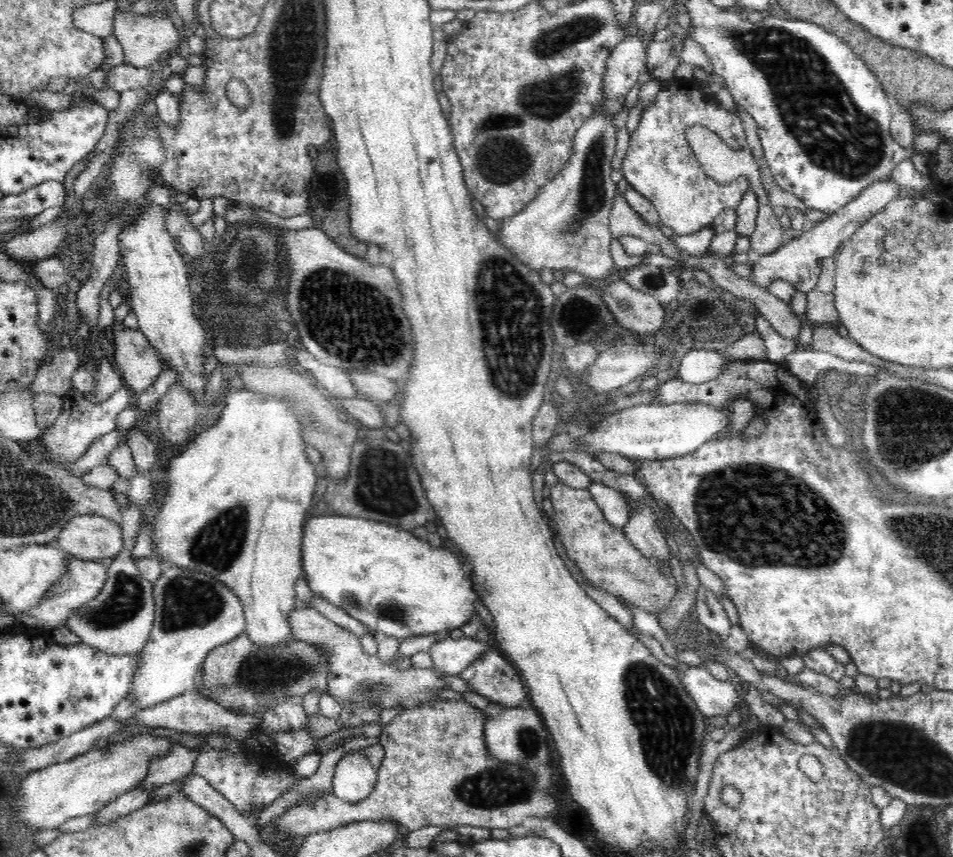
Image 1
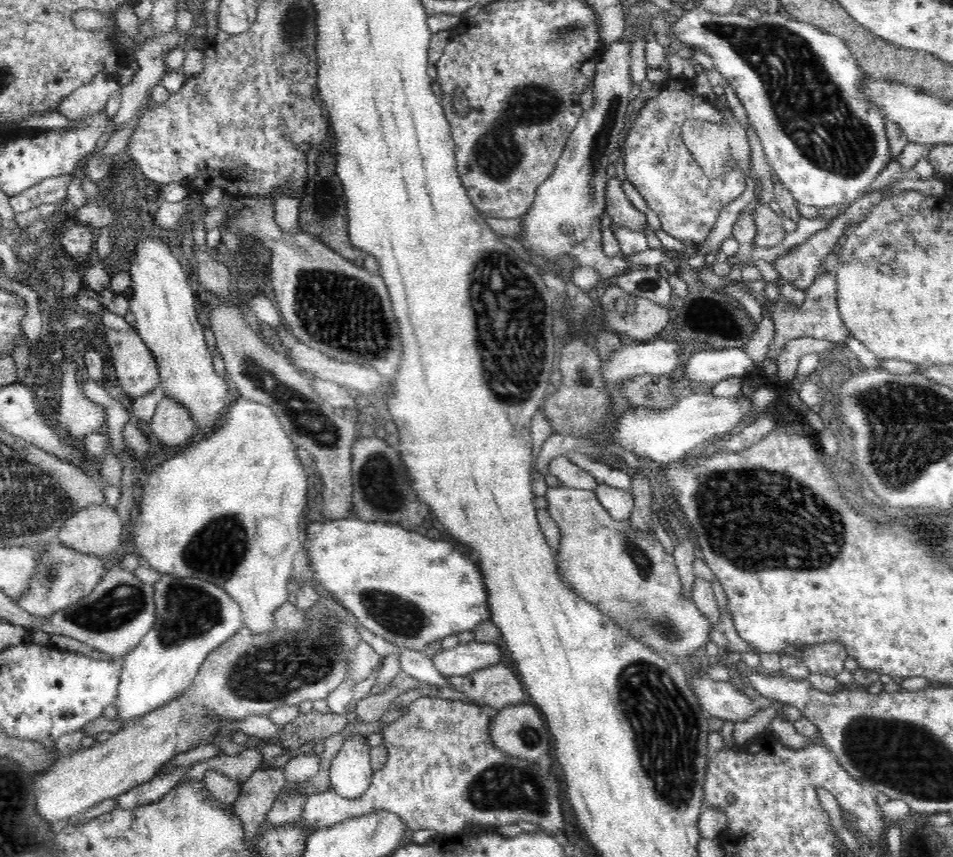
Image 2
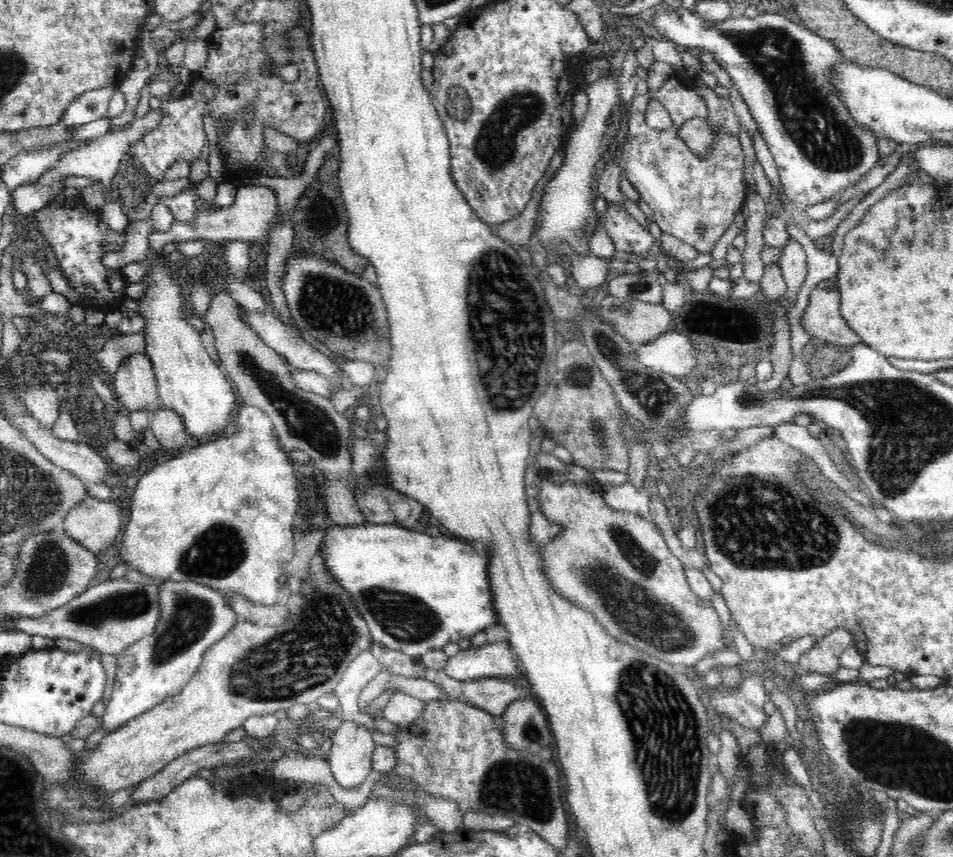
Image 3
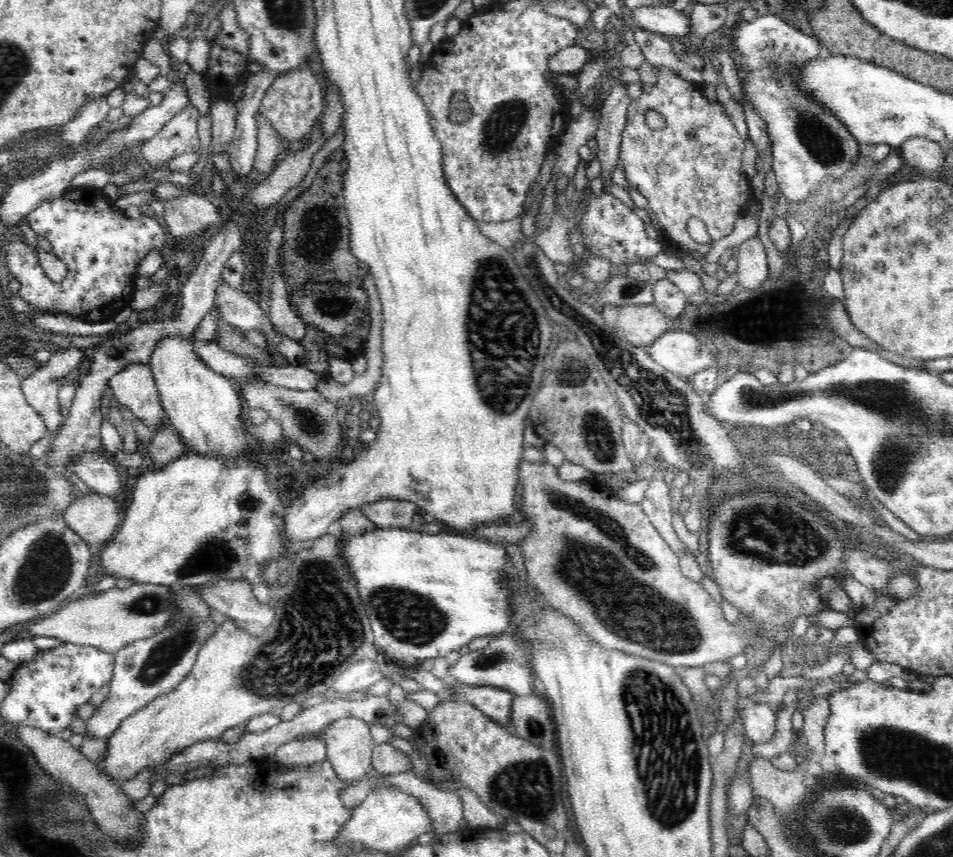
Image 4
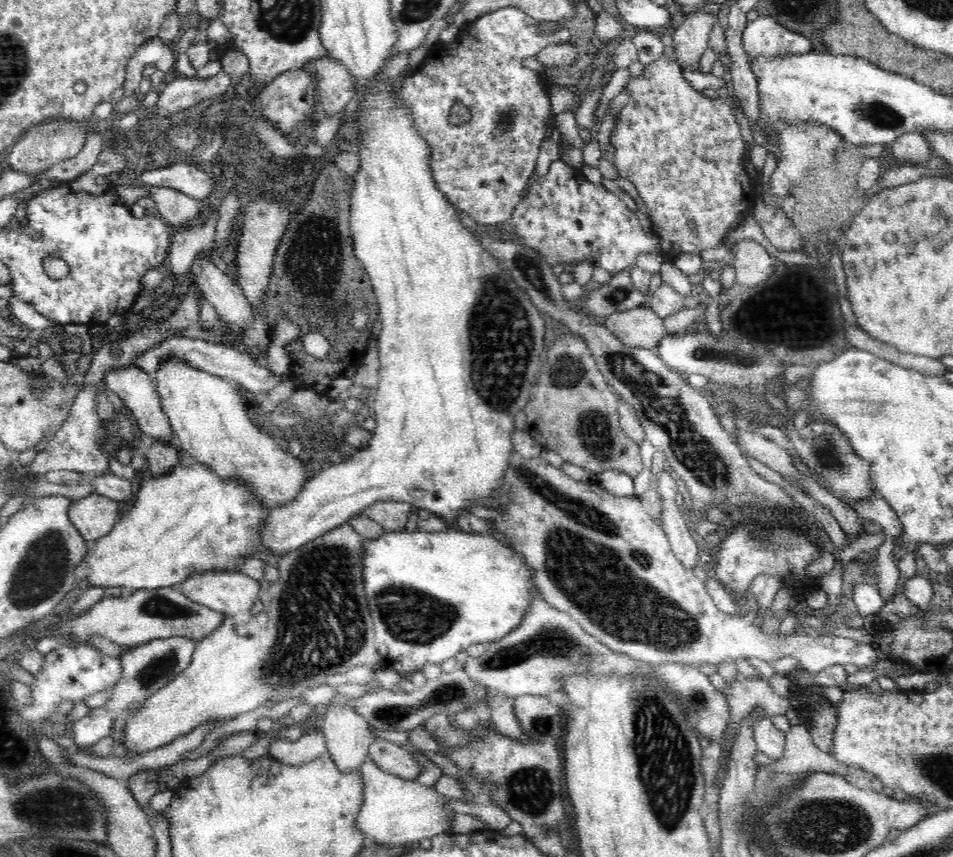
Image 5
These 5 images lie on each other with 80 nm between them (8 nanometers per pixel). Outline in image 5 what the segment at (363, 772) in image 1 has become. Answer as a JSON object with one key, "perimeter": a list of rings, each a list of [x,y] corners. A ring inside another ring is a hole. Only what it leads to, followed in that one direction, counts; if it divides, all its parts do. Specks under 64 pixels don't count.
{"perimeter":[[[342,697],[334,699],[328,705],[329,712],[323,718],[320,725],[320,731],[326,738],[327,752],[330,754],[332,761],[336,763],[340,772],[351,774],[362,768],[362,764],[366,763],[369,758],[369,747],[374,740],[372,728],[364,717],[358,715],[354,709],[346,703],[347,698]]]}

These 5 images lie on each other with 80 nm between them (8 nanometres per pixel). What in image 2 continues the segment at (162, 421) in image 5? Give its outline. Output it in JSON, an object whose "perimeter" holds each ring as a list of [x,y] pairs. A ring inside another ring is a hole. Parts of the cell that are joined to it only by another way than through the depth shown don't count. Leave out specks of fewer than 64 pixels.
{"perimeter":[[[80,288],[74,294],[75,302],[79,307],[87,310],[89,313],[97,314],[101,317],[106,330],[109,349],[112,351],[112,364],[114,364],[113,379],[119,388],[127,394],[130,400],[140,398],[150,391],[154,391],[159,384],[159,371],[154,353],[148,349],[148,345],[144,343],[144,339],[138,334],[137,329],[132,327],[122,316],[109,312],[98,300],[98,293],[85,288]]]}

